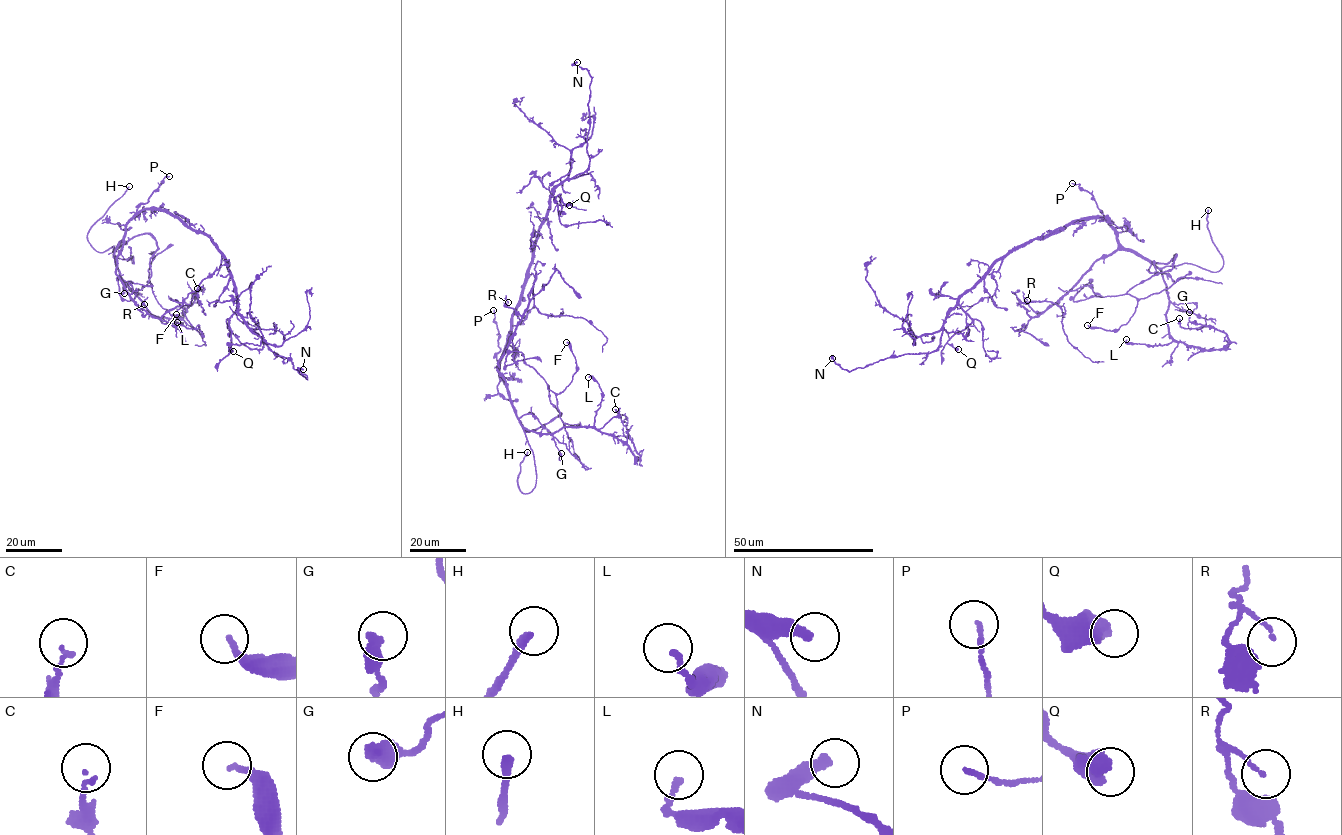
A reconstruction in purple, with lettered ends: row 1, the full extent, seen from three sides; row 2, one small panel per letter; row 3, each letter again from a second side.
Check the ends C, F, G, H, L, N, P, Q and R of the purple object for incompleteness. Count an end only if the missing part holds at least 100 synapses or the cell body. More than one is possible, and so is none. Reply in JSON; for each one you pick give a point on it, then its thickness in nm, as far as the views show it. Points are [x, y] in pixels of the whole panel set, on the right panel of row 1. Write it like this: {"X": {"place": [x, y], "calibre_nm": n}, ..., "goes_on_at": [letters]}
{"H": {"place": [1208, 210], "calibre_nm": 220}, "goes_on_at": ["H"]}

